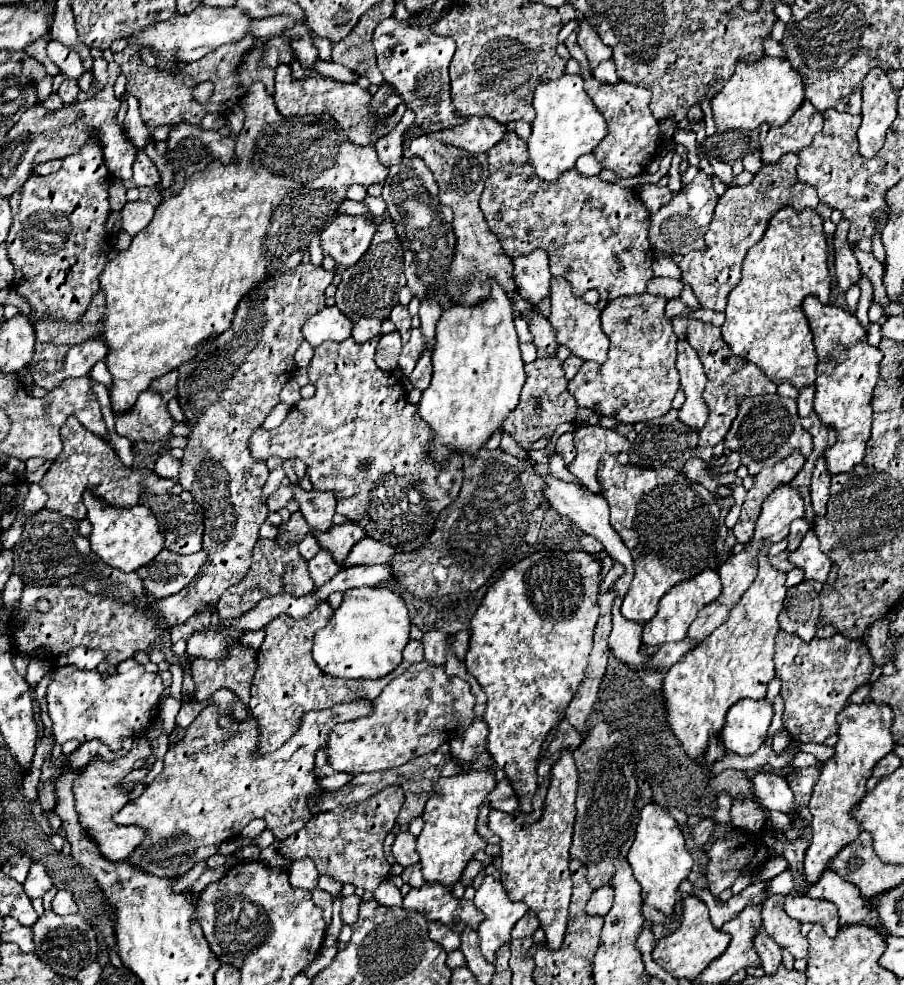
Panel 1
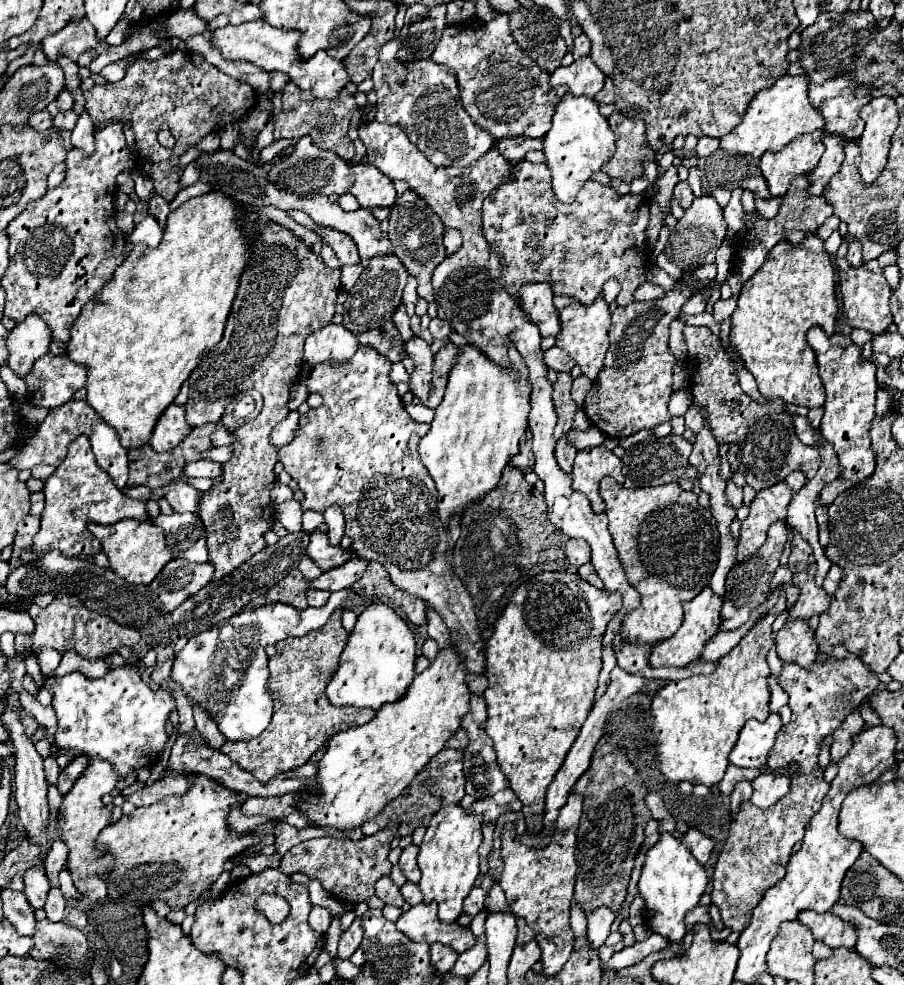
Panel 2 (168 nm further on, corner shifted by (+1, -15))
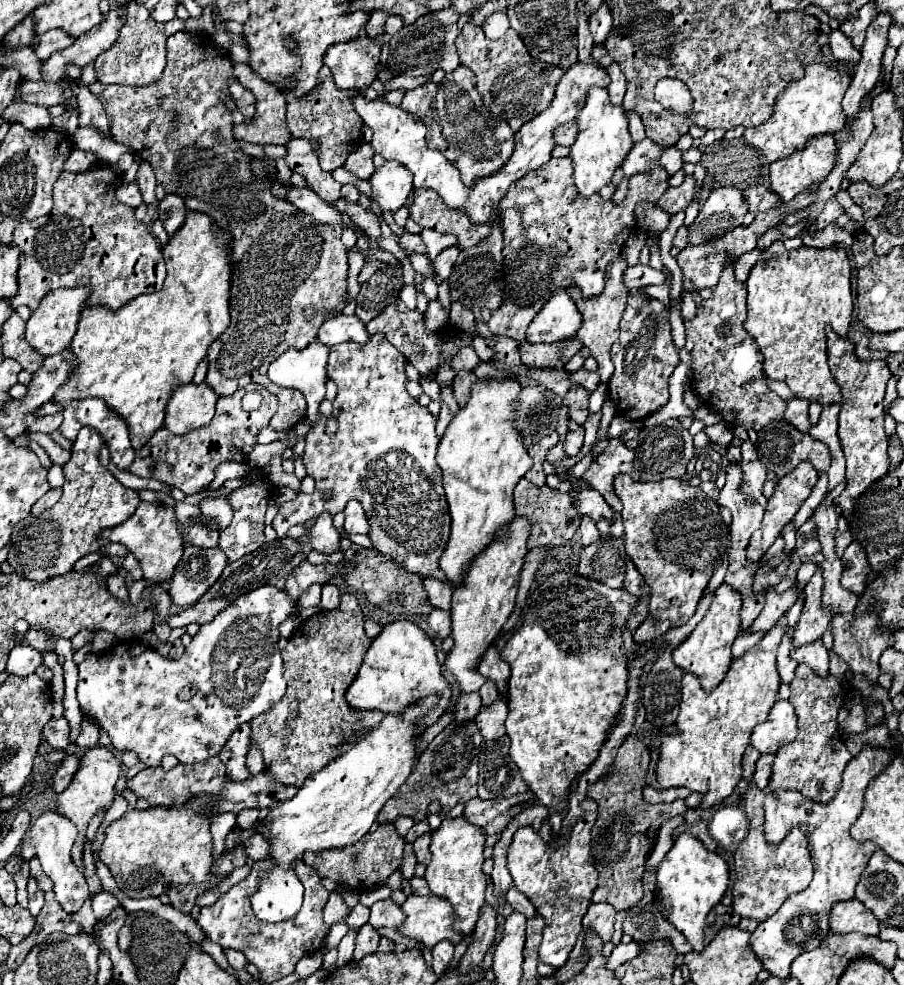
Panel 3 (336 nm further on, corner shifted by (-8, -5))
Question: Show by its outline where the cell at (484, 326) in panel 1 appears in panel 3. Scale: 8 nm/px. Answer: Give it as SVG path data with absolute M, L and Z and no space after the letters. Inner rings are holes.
M518 377L476 379L468 403L458 409L438 445L436 461L442 469L444 493L452 517L452 533L442 553L440 569L454 585L462 583L462 571L468 561L492 541L496 529L514 517L512 491L518 479L532 467L522 433L514 425L520 389Z

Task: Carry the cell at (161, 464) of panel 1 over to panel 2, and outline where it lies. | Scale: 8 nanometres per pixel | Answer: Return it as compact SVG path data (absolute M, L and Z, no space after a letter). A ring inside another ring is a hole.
M181 481L181 483L171 483L171 485L167 487L165 499L171 503L171 507L173 507L177 513L185 513L185 511L199 513L201 491L195 489L195 487L191 487L191 485L185 483L185 481Z

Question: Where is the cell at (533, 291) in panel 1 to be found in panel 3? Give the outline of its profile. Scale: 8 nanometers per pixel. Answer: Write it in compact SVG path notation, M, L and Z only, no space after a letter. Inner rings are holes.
M556 289L550 301L544 303L544 307L538 311L534 321L530 323L526 339L530 343L562 341L562 339L574 337L580 323L582 323L582 317L574 301L568 297L564 289Z

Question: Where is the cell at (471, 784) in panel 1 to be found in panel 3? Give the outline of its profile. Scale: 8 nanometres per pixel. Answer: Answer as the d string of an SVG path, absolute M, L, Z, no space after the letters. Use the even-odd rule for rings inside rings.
M464 815L460 817L444 817L442 825L432 833L430 853L432 861L426 867L424 879L430 885L430 891L438 897L446 897L452 903L452 909L456 913L456 931L462 935L470 935L474 931L474 925L478 921L480 907L484 905L484 891L486 891L486 875L482 871L484 863L484 841L482 829L470 825Z

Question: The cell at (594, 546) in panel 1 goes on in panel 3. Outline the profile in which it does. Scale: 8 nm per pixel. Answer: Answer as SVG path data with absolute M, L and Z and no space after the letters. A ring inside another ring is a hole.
M582 519L582 525L580 525L578 531L580 531L580 539L582 539L582 545L584 545L584 547L586 547L586 545L592 545L594 541L600 539L598 529L596 529L596 525L594 525L592 519Z

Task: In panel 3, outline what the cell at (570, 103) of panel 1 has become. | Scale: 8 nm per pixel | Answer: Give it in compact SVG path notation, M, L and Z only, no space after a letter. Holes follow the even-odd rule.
M590 87L584 107L578 111L574 119L578 125L576 141L570 145L570 161L574 167L574 183L580 195L588 197L600 191L610 183L614 169L624 161L626 153L632 149L632 137L628 131L628 119L622 107L616 107L608 99L608 91L604 87Z

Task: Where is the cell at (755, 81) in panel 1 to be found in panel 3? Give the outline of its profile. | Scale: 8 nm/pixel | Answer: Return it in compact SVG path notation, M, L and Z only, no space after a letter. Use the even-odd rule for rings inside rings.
M822 63L808 65L806 75L798 81L792 81L792 85L786 85L786 89L778 95L770 119L754 129L744 131L746 143L760 149L768 161L776 161L792 155L796 149L802 149L806 139L812 135L824 135L842 129L846 117L842 113L840 101L848 85L850 85L848 75L842 75Z

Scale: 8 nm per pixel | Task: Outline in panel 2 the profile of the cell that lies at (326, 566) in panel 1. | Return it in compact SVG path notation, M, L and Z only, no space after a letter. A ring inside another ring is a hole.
M309 589L307 591L307 601L309 601L309 605L311 607L321 607L327 599L329 599L329 591L313 591L313 589Z

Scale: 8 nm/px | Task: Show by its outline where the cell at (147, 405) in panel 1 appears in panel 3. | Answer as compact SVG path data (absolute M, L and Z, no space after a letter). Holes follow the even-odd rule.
M188 383L178 387L166 407L166 429L170 429L174 435L182 435L190 429L208 425L214 417L216 399L218 397L206 383Z

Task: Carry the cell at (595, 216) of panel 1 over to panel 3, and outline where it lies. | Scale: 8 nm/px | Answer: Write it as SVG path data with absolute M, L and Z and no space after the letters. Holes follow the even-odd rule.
M568 157L550 159L548 165L514 181L500 201L506 287L504 303L488 321L490 331L522 343L530 321L554 289L578 285L584 297L602 293L606 265L620 255L632 229L636 229L636 205L642 201L656 205L666 189L668 173L658 161L648 171L630 177L628 193L620 203L606 201L598 193L582 197L574 187Z

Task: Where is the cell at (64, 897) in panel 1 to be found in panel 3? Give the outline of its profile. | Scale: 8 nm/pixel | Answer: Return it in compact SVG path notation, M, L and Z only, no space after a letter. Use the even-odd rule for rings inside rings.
M102 891L102 893L98 893L98 895L92 897L92 911L94 911L94 917L98 921L106 919L110 915L110 911L114 907L118 907L118 905L120 905L120 901L114 895L110 895L108 891Z

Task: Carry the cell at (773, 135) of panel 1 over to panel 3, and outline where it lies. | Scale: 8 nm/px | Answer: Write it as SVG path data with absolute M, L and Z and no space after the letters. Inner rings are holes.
M832 135L810 137L810 141L806 141L806 149L800 149L790 157L770 163L770 189L778 193L782 201L790 201L800 191L812 187L814 183L822 183L826 179L826 175L834 167L834 155L836 155L836 143Z

